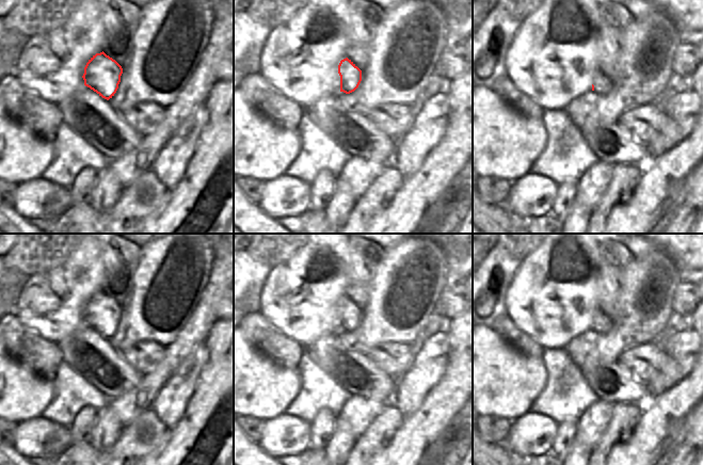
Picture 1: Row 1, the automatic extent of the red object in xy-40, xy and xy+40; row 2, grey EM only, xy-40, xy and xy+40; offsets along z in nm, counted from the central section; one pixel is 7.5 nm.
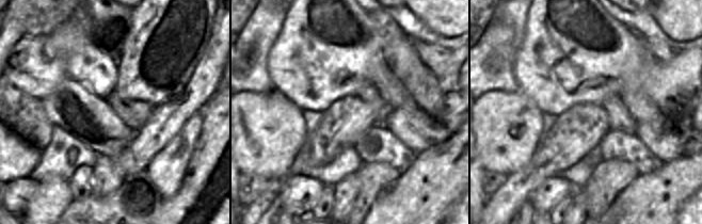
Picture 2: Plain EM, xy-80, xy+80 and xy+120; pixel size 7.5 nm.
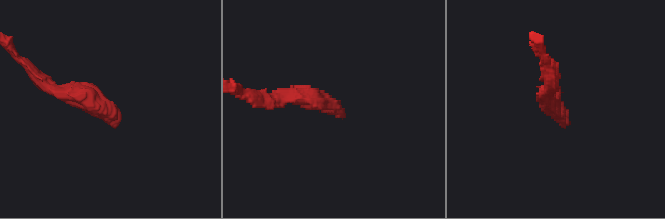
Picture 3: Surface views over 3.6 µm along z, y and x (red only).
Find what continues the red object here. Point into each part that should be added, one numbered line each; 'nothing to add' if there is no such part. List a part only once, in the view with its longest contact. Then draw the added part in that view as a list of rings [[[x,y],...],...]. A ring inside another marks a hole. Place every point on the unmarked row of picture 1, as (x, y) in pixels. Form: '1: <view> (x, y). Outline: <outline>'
1: xy+40 (603, 323). Outline: [[[597,311],[594,315],[593,324],[594,331],[602,335],[608,333],[613,327],[611,319],[602,311]]]

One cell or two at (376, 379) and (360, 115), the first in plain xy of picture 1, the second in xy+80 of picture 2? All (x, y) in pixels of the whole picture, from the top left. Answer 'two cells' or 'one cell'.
two cells

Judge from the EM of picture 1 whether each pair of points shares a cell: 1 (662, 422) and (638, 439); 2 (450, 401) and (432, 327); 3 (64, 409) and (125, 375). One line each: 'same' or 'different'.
1: same
2: different
3: different

